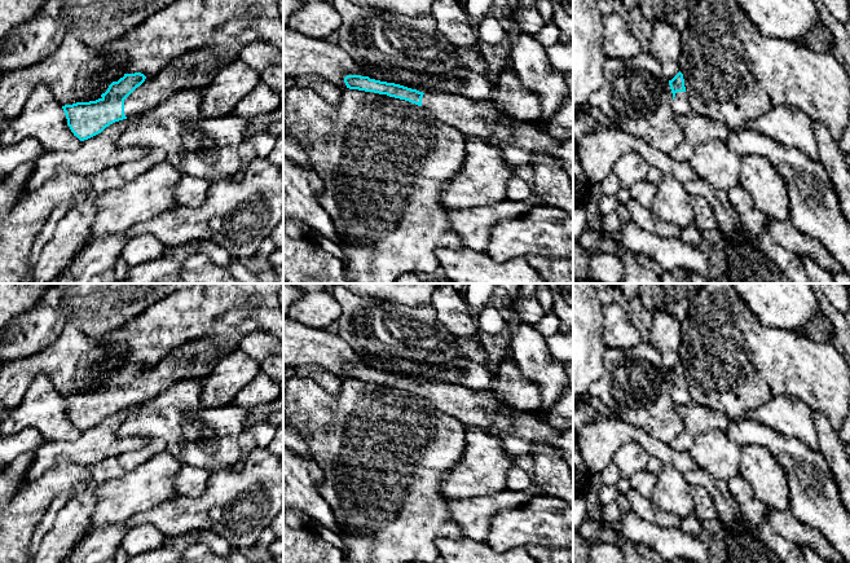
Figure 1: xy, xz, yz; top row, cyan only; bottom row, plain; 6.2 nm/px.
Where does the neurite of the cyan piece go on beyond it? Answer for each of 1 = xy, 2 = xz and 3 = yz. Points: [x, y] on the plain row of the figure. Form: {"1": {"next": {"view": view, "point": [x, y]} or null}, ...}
{"1": {"next": {"view": "xy", "point": [196, 360]}}, "2": {"next": {"view": "xz", "point": [480, 409]}}, "3": {"next": {"view": "yz", "point": [681, 396]}}}

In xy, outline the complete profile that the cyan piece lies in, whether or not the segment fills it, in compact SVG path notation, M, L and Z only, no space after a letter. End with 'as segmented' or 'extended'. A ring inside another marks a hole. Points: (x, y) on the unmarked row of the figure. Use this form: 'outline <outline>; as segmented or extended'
outline M206 337L175 348L155 366L124 364L118 371L113 371L98 390L62 396L67 415L74 426L84 431L115 412L162 395L179 381L203 382L220 359L217 347L216 338Z; extended

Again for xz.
outline M347 365L344 373L349 379L387 384L423 396L441 412L461 421L467 428L512 431L515 410L493 388L474 391L452 382L423 383L400 374L361 365Z; extended

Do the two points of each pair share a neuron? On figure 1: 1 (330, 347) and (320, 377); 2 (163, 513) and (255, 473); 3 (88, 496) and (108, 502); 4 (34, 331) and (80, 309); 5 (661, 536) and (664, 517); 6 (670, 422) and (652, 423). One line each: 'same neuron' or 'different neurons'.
1: different neurons
2: same neuron
3: different neurons
4: same neuron
5: different neurons
6: same neuron

